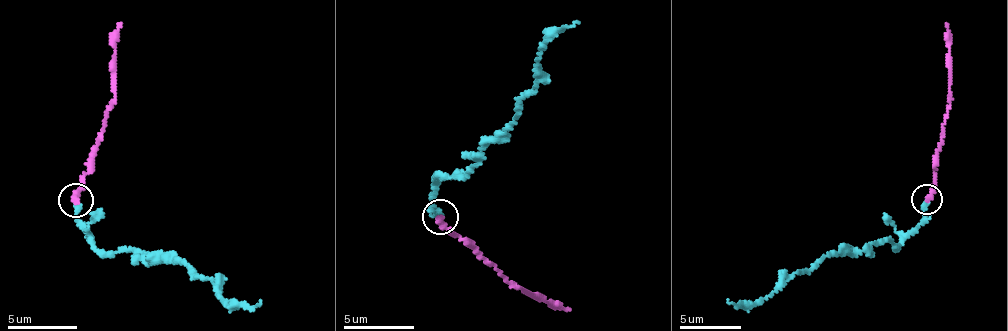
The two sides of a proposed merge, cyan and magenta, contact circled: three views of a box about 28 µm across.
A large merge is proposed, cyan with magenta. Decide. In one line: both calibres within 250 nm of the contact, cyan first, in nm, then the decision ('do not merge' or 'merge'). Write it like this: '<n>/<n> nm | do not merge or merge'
190/200 nm | merge

